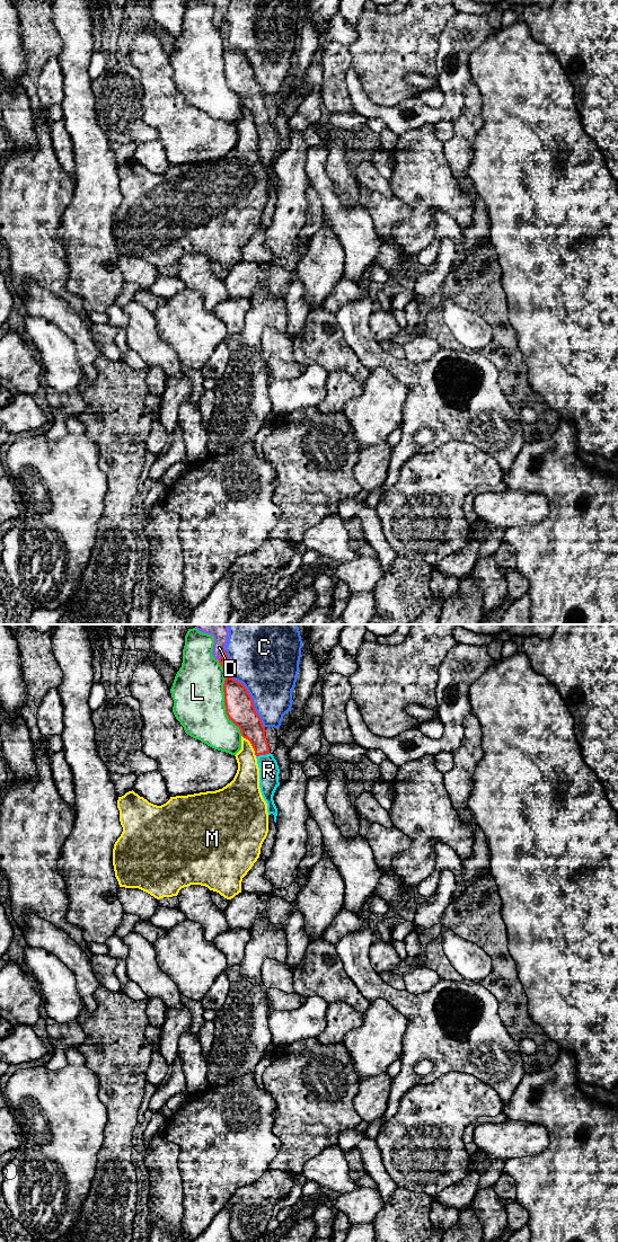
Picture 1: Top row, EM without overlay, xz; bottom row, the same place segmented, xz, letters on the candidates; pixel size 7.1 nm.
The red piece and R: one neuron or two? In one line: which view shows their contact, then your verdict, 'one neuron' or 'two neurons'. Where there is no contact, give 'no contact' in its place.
contact in xz; one neuron

